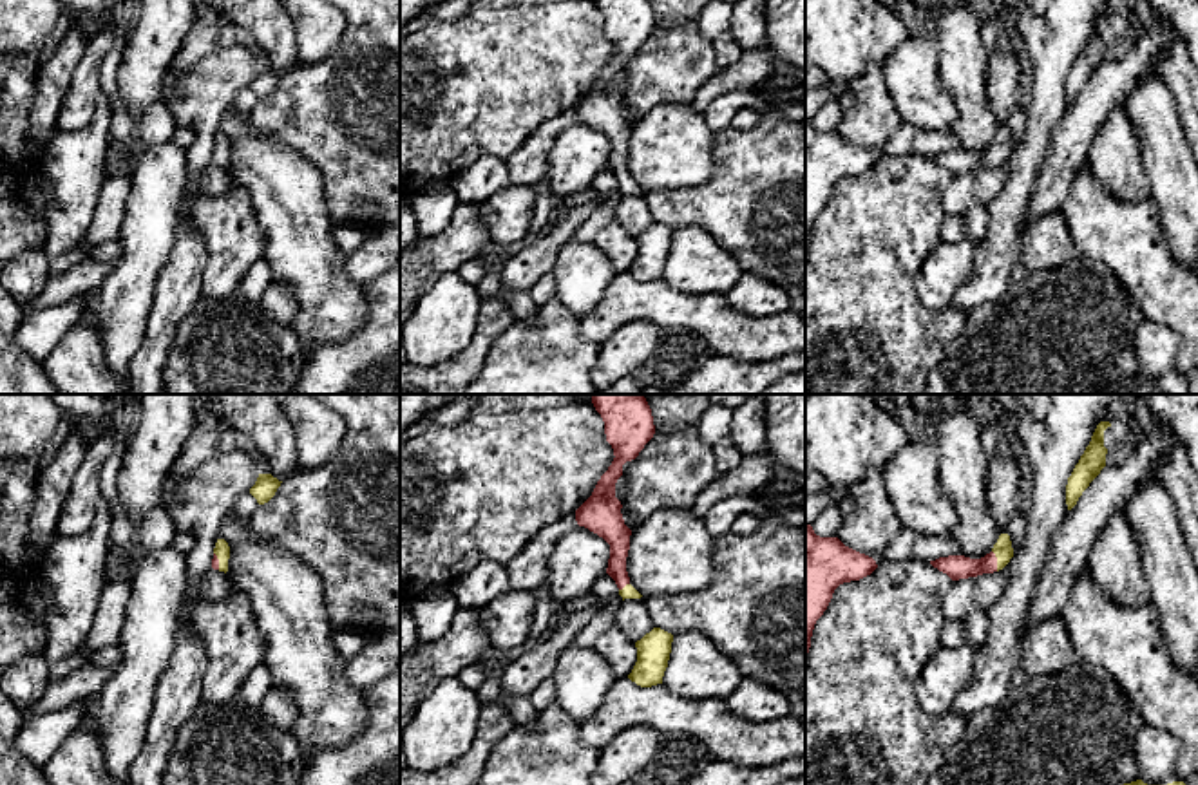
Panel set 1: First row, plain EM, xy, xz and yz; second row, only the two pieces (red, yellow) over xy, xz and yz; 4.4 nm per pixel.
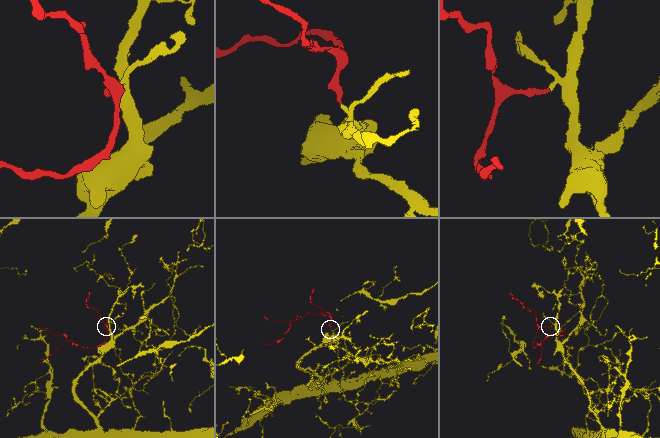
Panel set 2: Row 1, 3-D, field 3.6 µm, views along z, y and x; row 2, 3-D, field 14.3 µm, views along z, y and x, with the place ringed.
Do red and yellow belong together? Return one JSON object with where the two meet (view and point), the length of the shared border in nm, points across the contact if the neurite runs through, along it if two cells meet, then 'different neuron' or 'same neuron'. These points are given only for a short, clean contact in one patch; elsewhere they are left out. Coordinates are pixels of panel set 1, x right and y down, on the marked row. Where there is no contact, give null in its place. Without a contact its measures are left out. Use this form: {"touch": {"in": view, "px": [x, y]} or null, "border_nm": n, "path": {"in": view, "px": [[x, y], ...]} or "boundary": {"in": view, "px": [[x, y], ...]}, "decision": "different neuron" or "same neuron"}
{"touch": {"in": "yz", "px": [996, 561]}, "border_nm": 100, "path": {"in": "yz", "px": [[956, 567], [981, 567], [996, 561], [1003, 550]]}, "decision": "same neuron"}

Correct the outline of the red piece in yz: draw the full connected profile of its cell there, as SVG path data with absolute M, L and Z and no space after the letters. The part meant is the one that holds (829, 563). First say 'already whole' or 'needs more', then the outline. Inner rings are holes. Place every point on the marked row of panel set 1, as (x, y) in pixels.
already whole; M805 525L805 664L814 624L834 590L870 575L876 568L872 557L845 546L838 537L820 537Z

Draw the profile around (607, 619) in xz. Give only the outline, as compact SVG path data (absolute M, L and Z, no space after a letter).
M615 595L608 608L599 613L581 633L574 638L575 648L594 648L595 640L612 626L615 626L615 615L623 604L623 597Z

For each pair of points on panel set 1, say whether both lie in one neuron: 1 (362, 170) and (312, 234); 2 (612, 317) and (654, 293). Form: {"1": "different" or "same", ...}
{"1": "different", "2": "same"}

